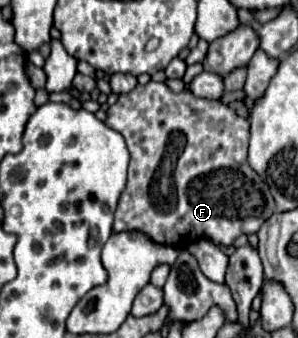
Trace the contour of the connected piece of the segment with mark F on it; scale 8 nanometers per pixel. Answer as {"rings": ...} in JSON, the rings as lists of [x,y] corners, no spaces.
{"rings":[[[149,81],[147,85],[137,85],[131,93],[119,95],[117,103],[107,109],[105,125],[125,137],[131,153],[129,179],[117,203],[113,231],[141,231],[155,243],[171,247],[185,247],[207,237],[213,237],[215,243],[231,245],[241,233],[257,233],[275,211],[267,185],[247,161],[249,121],[227,105],[193,97],[187,89],[173,93],[165,83]]]}

